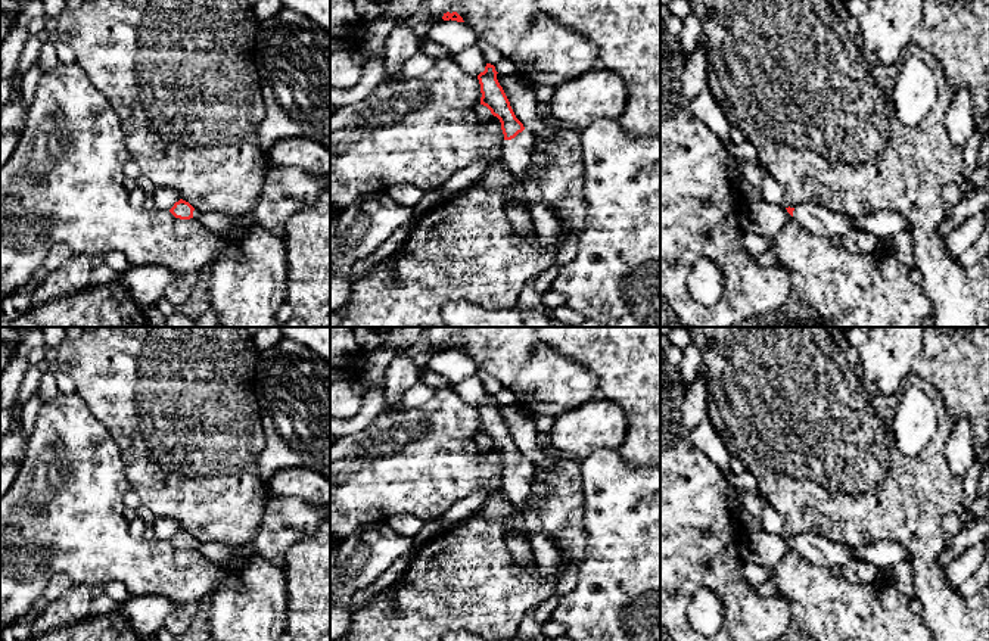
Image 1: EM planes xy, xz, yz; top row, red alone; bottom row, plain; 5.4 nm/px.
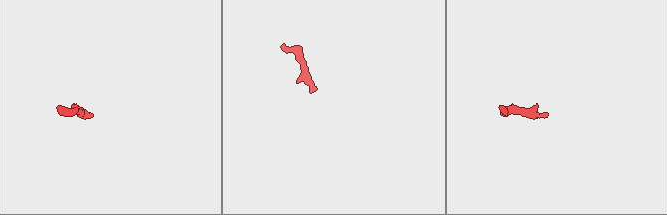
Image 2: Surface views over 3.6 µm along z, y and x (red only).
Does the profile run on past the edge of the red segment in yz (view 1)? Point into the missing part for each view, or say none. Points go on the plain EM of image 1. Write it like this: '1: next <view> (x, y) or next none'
1: next yz (820, 551)

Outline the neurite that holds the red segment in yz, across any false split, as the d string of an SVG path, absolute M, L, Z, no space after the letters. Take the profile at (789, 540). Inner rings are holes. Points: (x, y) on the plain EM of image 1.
M799 535L796 538L786 538L787 542L811 563L831 569L834 566L843 567L858 561L855 556L856 547L827 541L818 535Z

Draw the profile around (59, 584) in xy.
M65 573L55 575L46 586L44 595L50 600L62 595L72 586L72 581Z

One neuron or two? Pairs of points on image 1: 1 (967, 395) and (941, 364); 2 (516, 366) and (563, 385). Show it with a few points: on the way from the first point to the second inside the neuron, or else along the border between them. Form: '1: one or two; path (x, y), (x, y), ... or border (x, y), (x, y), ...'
1: one; path (964, 388), (948, 372)
2: one; path (528, 367), (547, 385), (551, 385)

